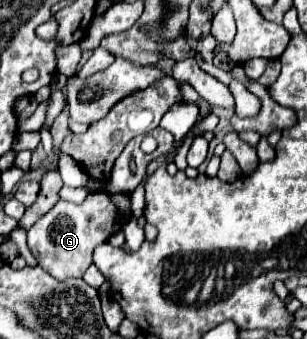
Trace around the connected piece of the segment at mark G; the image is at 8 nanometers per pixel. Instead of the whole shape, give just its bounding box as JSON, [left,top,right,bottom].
[27,192,131,278]

